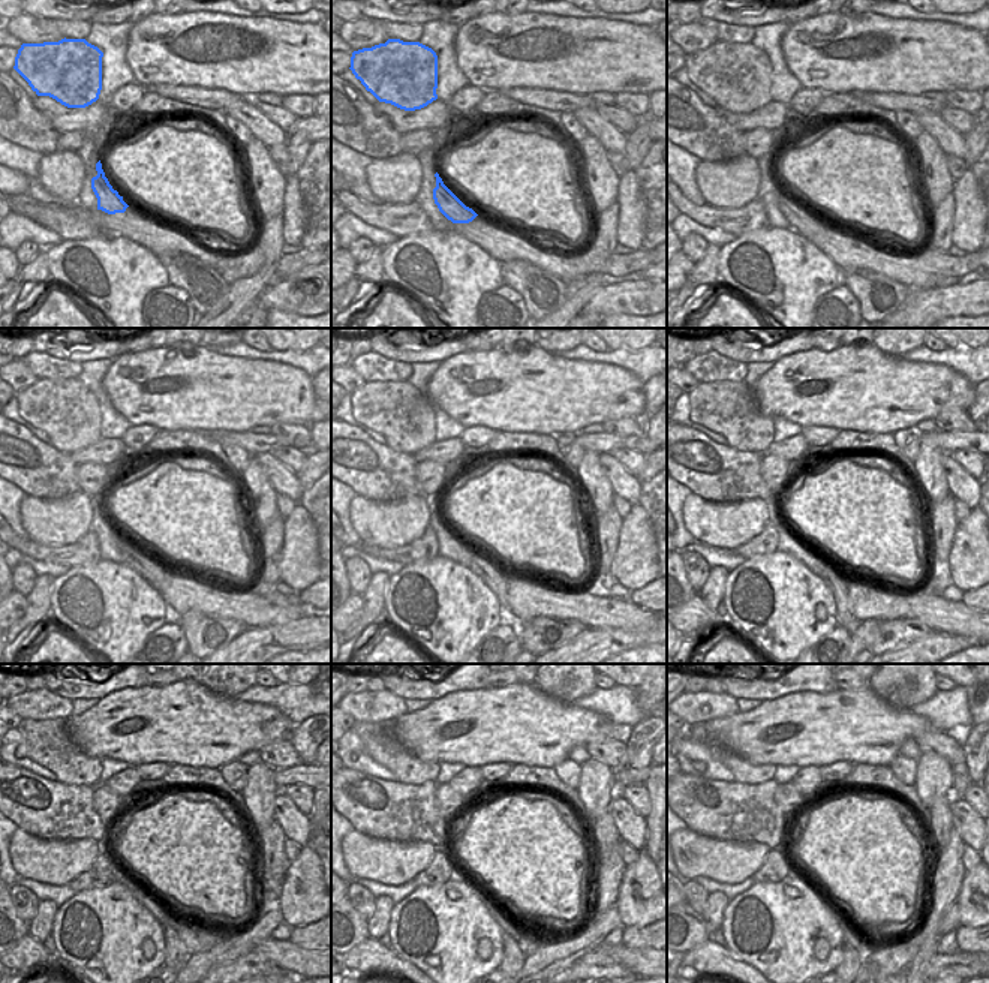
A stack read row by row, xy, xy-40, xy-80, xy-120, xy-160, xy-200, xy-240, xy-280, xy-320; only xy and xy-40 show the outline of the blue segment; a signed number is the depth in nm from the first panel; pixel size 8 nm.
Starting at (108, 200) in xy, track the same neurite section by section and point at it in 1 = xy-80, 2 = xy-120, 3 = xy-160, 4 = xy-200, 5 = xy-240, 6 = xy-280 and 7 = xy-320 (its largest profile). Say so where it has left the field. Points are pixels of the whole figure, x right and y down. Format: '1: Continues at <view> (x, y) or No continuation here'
1: Continues at xy-80 (802, 221)
2: Continues at xy-120 (138, 561)
3: Continues at xy-160 (492, 576)
4: Continues at xy-200 (844, 612)
5: Continues at xy-240 (176, 956)
6: Continues at xy-280 (513, 961)
7: Continues at xy-320 (851, 959).

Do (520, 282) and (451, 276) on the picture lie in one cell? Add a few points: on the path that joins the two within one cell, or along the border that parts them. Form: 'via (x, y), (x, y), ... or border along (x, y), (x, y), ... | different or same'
border along (499, 264), (504, 282) | different

